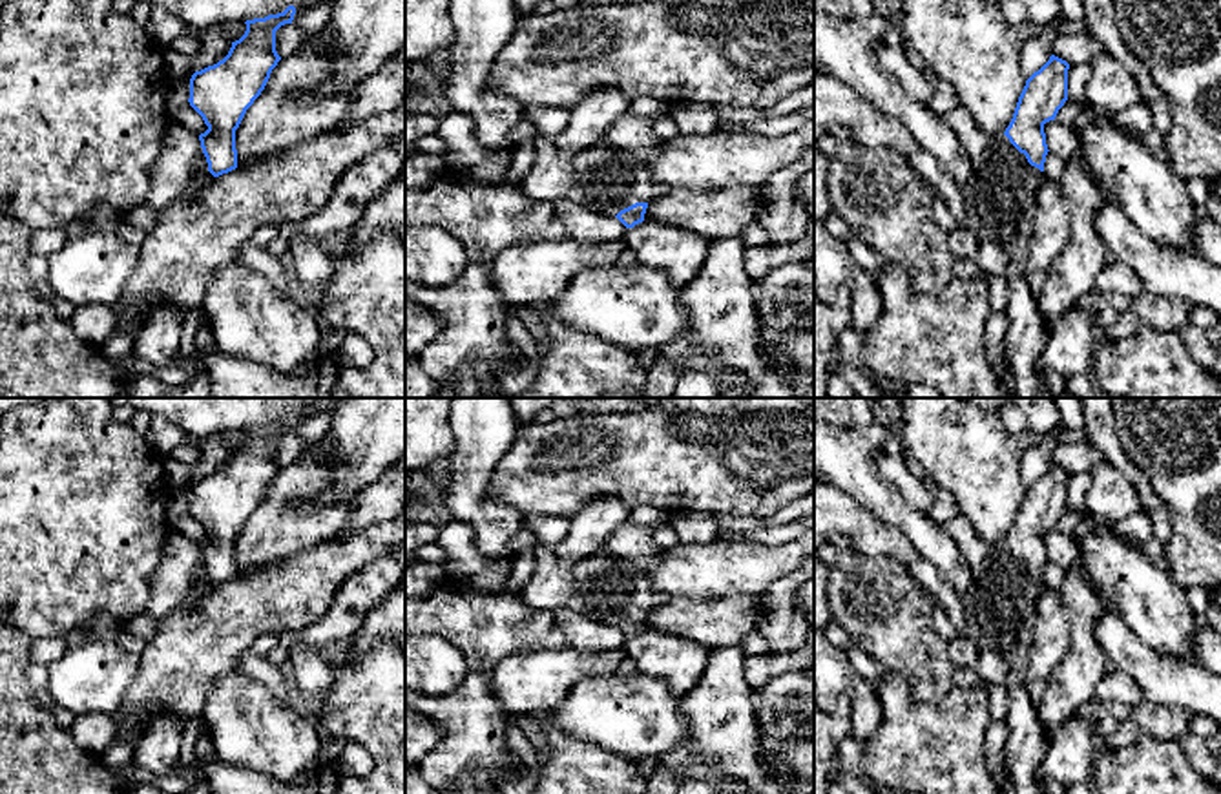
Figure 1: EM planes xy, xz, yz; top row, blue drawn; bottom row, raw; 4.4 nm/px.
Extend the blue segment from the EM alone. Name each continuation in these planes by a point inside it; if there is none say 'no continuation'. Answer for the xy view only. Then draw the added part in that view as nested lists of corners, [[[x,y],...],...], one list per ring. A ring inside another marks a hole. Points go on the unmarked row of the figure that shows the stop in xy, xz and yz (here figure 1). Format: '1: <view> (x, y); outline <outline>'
1: xy (199, 590); outline [[[210,580],[206,582],[199,582],[192,588],[188,599],[184,601],[184,604],[193,602],[195,599],[204,597],[206,593],[210,593],[210,590],[214,588],[214,584]]]

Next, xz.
1: xz (606, 588); outline [[[604,548],[577,562],[568,608],[604,624],[635,611],[663,608],[672,597],[657,593],[646,573]]]

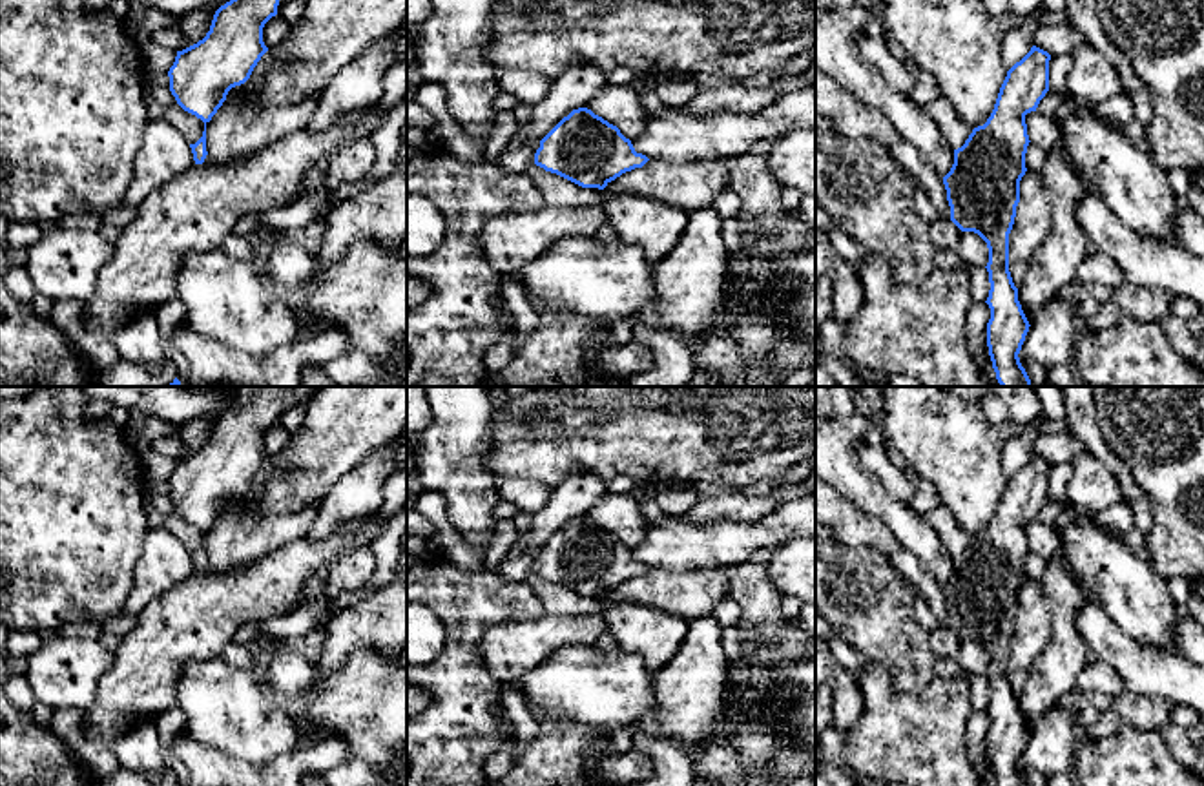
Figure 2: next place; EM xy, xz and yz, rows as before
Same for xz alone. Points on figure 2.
no continuation

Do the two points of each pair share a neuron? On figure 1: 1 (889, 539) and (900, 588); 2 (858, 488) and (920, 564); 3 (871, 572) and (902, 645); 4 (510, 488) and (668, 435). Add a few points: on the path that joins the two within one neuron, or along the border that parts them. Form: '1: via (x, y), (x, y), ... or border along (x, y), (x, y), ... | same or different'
1: border along (851, 550), (893, 555), (924, 586) | different
2: border along (855, 501), (884, 522), (895, 526), (920, 555) | different
3: via (875, 590), (875, 599), (887, 612), (895, 626) | same
4: via (550, 470), (584, 455), (628, 455) | same

